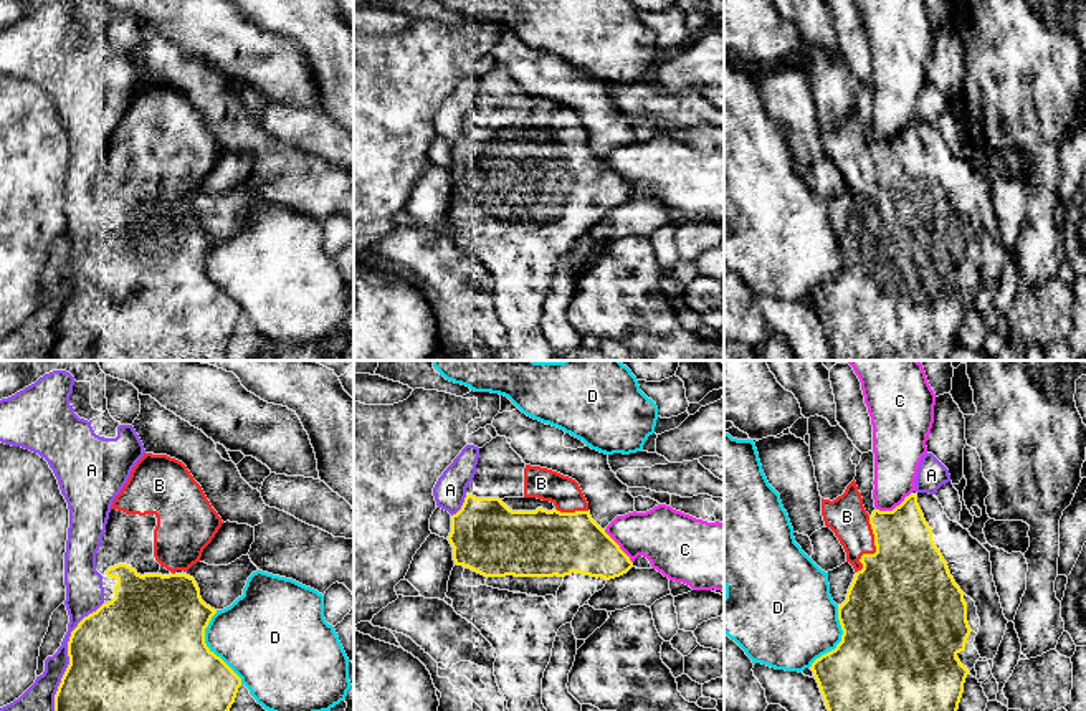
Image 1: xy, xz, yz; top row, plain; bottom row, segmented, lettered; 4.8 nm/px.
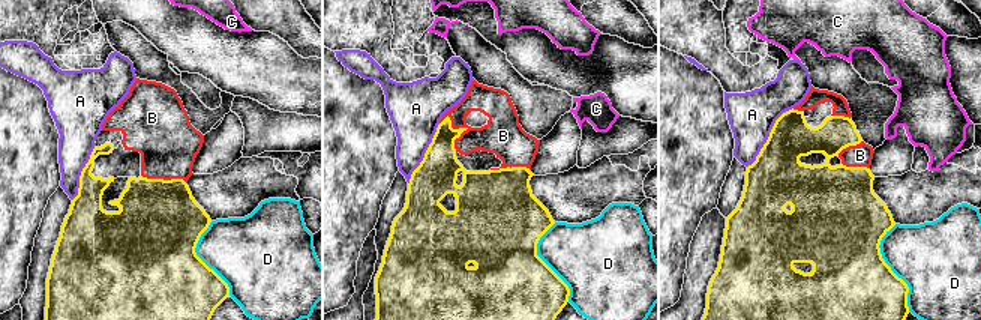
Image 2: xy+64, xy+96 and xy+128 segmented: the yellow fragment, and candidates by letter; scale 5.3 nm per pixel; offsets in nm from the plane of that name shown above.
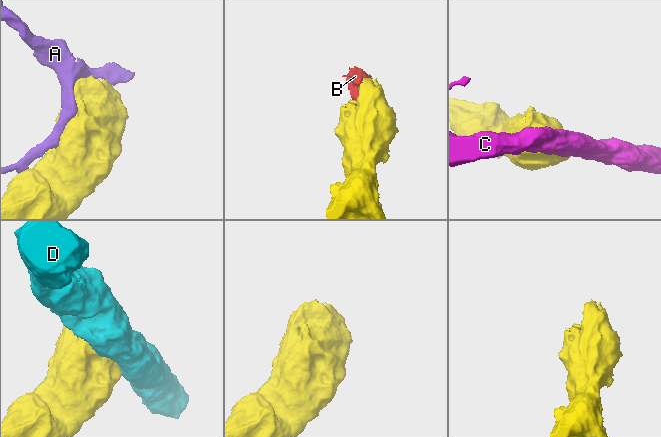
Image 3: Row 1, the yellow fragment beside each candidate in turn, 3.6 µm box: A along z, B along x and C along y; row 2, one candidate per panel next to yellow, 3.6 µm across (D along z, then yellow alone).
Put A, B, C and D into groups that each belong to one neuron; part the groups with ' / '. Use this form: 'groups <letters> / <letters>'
groups A / B / C / D

